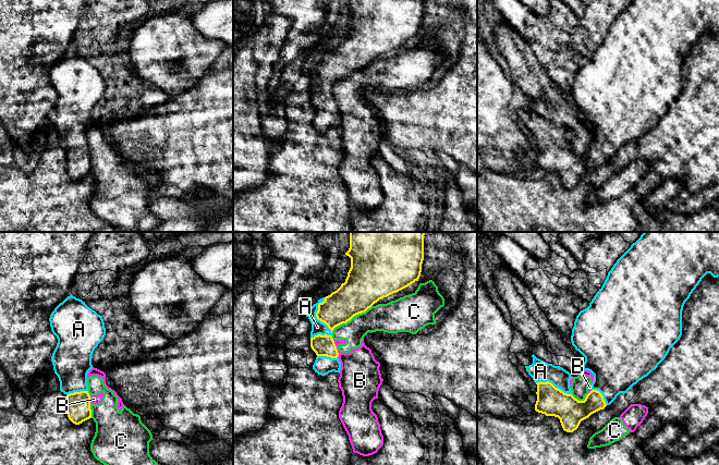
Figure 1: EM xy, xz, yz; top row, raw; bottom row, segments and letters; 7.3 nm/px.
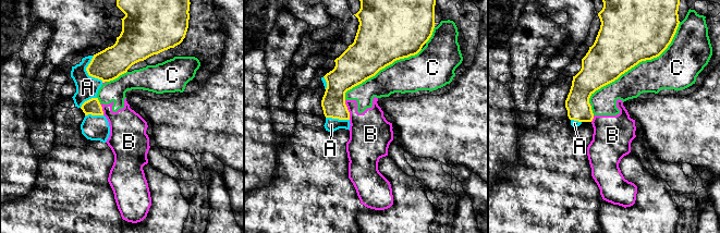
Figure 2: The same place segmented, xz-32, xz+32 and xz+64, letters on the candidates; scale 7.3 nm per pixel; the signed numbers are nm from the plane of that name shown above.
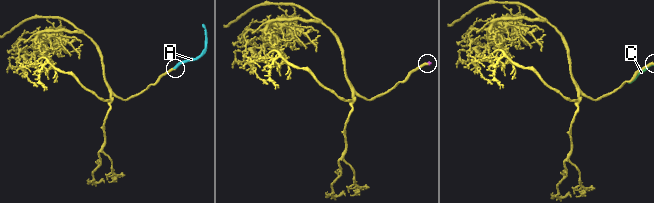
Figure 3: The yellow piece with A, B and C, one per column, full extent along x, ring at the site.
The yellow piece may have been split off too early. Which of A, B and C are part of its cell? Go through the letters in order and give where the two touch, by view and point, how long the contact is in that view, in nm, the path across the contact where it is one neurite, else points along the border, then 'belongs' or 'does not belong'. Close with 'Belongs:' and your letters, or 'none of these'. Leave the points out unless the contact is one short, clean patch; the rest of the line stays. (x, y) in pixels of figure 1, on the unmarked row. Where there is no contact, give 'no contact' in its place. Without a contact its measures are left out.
A: contact xz (326, 80); length 320 nm; belongs
B: contact xz (338, 109); length 70 nm; border xz (336, 105), (338, 113); does not belong
C: contact xz (351, 74); length 360 nm; does not belong
Belongs: A

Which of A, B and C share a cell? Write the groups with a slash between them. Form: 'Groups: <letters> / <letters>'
Groups: A / B C

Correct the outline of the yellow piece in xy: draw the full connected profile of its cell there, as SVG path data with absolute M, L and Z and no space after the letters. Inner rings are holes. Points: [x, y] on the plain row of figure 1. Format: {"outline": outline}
{"outline": "M72 50L54 64L49 77L51 87L58 95L51 112L53 126L60 137L60 147L66 151L68 173L73 180L80 181L92 174L87 130L93 124L92 111L106 91L105 78L102 72Z"}

